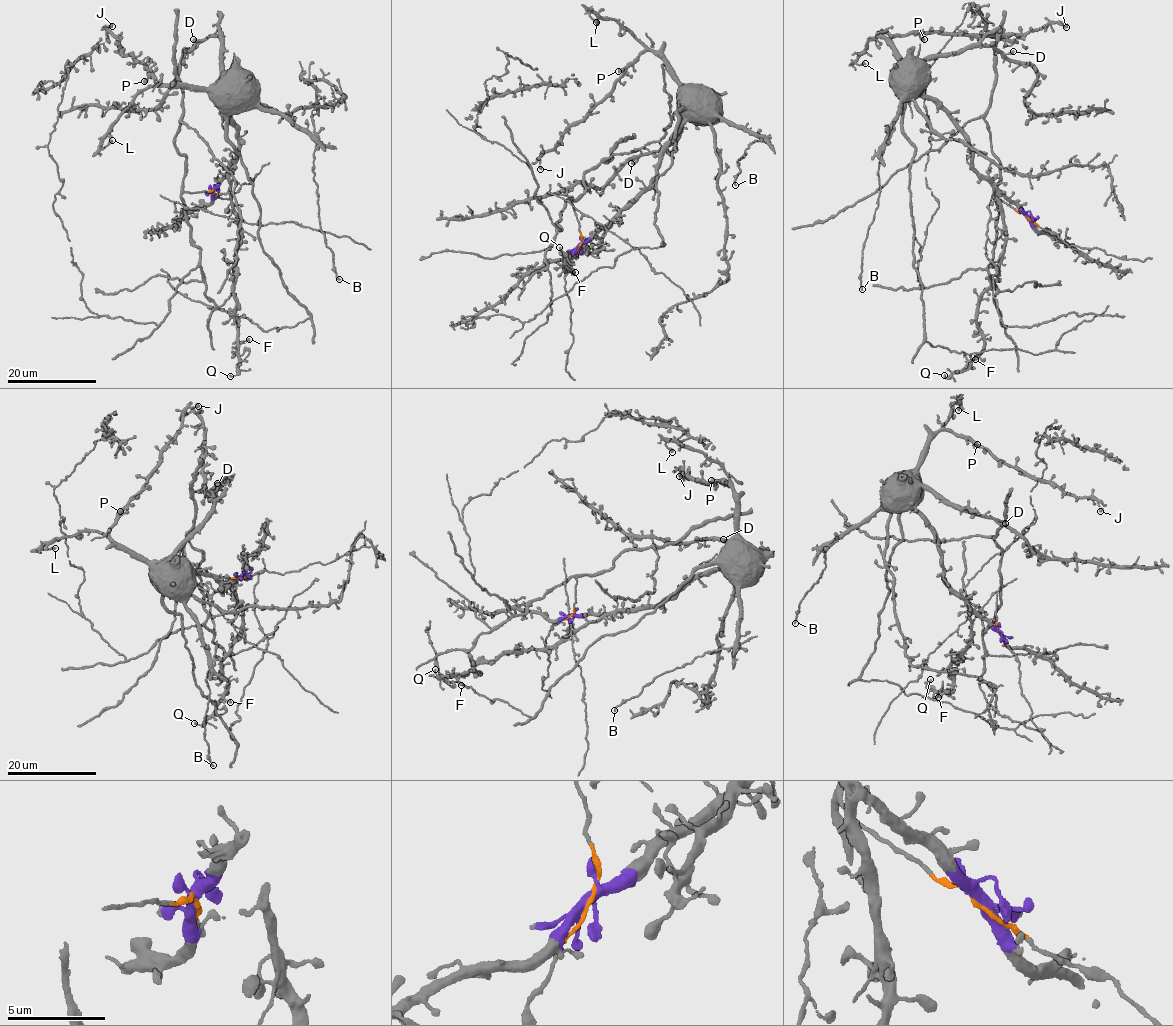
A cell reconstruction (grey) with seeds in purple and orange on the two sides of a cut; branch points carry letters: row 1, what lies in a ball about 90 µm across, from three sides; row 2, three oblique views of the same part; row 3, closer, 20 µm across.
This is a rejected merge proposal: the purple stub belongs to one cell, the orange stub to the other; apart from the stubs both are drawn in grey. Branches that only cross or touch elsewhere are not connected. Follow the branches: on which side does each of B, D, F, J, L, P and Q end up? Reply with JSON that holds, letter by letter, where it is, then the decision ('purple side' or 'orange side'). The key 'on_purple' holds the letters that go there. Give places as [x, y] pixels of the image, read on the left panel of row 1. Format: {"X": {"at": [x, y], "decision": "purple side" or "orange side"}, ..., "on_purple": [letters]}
{"B": {"at": [339, 279], "decision": "purple side"}, "D": {"at": [193, 39], "decision": "purple side"}, "F": {"at": [249, 339], "decision": "purple side"}, "J": {"at": [112, 26], "decision": "purple side"}, "L": {"at": [112, 140], "decision": "purple side"}, "P": {"at": [144, 81], "decision": "purple side"}, "Q": {"at": [230, 376], "decision": "purple side"}, "on_purple": ["B", "D", "F", "J", "L", "P", "Q"]}

